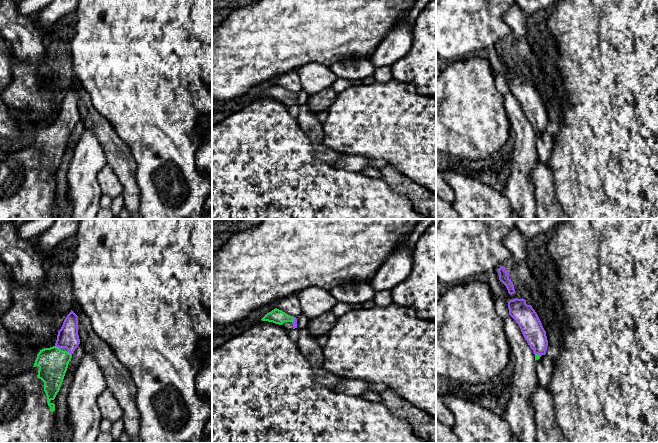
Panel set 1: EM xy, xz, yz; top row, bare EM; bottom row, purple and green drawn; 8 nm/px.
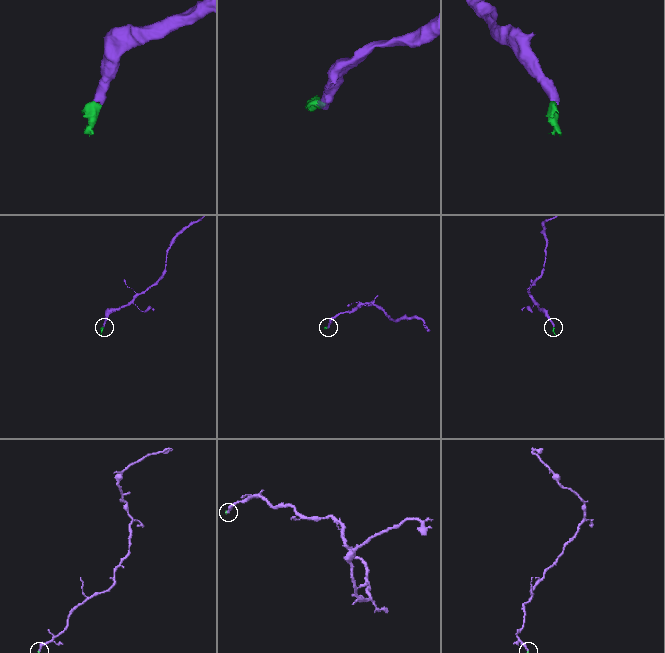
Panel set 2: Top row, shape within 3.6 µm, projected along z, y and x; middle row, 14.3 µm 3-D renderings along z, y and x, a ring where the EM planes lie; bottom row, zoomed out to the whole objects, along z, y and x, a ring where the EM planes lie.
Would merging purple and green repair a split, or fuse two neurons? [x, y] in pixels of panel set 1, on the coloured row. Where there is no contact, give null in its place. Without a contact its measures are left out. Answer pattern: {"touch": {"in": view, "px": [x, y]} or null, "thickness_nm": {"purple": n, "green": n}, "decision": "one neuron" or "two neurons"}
{"touch": {"in": "xy", "px": [58, 347]}, "thickness_nm": {"purple": 170, "green": 240}, "decision": "one neuron"}

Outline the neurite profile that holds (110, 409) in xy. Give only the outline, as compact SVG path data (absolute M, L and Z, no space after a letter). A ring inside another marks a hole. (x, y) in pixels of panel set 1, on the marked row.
M104 390L97 399L97 404L103 419L114 423L122 419L123 410L111 391Z

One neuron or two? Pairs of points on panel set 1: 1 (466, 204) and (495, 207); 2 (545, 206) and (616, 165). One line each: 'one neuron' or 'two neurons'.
1: one neuron
2: two neurons

